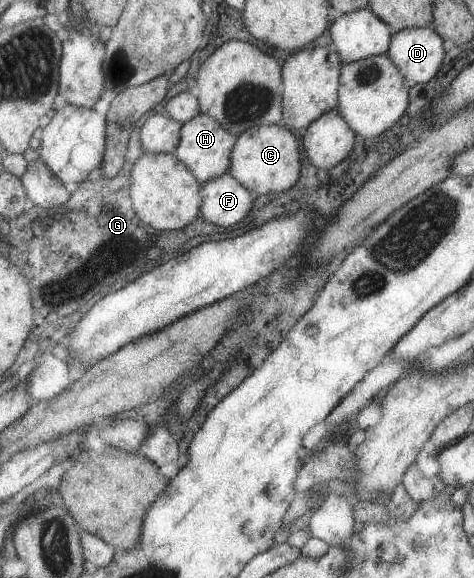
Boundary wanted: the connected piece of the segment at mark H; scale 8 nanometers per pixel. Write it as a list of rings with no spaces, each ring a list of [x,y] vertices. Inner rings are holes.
[[[201,113],[195,119],[183,124],[182,138],[175,155],[192,169],[197,179],[203,184],[217,179],[232,168],[232,153],[238,137],[233,135],[217,118]]]

